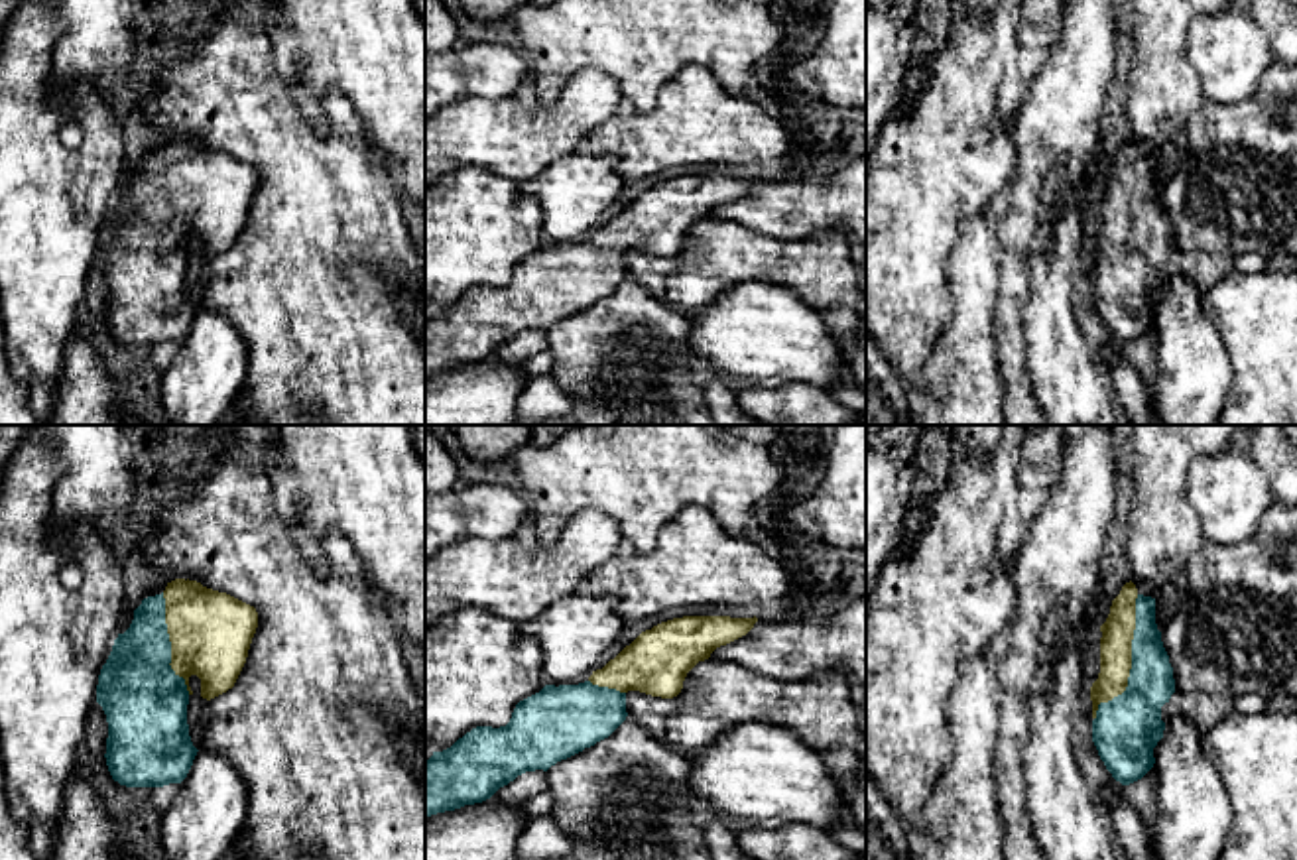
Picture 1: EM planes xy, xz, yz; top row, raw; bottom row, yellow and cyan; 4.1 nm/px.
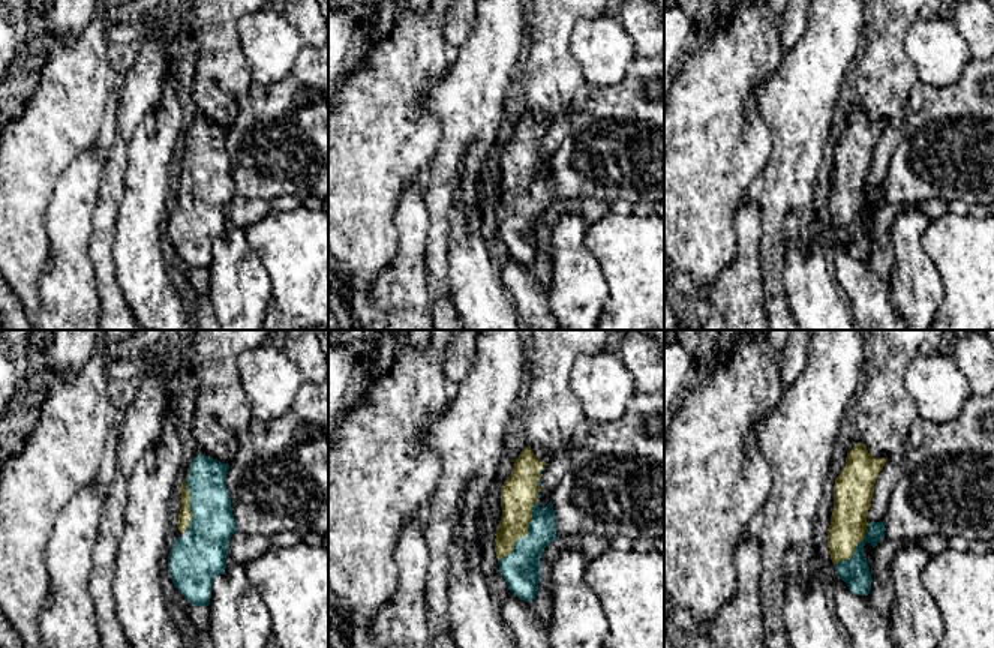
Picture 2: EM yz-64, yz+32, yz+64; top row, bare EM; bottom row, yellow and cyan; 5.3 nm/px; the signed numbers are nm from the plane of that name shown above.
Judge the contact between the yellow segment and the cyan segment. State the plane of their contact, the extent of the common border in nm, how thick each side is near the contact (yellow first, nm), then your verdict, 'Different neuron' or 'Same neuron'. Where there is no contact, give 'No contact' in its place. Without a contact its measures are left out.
Touches yellow in yz. Shared border 550 nm. Thickness 130 nm (yellow) against 240 nm. Same neuron

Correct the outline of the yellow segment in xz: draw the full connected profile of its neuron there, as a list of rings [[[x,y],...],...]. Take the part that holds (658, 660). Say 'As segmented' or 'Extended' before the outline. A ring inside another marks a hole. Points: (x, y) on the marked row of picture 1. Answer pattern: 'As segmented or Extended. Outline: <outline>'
Extended. Outline: [[[683,616],[642,632],[602,669],[579,685],[545,685],[520,701],[506,726],[476,726],[451,748],[433,752],[425,762],[425,819],[490,799],[500,787],[525,771],[547,771],[585,748],[608,738],[628,716],[626,693],[673,699],[681,693],[687,673],[710,653],[746,636],[758,618]]]

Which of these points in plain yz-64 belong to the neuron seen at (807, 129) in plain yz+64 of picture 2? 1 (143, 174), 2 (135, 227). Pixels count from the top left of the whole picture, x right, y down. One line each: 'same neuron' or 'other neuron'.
1: other neuron
2: other neuron

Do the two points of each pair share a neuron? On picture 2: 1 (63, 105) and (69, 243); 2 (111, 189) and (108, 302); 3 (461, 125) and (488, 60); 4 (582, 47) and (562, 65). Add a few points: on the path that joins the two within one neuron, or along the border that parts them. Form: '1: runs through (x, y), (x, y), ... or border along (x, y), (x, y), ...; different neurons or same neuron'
1: border along (93, 146), (87, 147), (63, 171), (50, 200); different neurons
2: runs through (105, 218), (105, 273); same neuron
3: runs through (470, 108), (470, 98), (479, 77); same neuron
4: border along (577, 20), (570, 38), (570, 51), (585, 81); different neurons

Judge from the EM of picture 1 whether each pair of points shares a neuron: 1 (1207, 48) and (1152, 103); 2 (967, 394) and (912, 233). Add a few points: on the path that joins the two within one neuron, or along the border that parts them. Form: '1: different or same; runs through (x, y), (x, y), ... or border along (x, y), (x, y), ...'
1: different; border along (1189, 20), (1185, 50), (1205, 99)
2: different; border along (945, 282), (951, 294), (951, 321), (924, 370)

